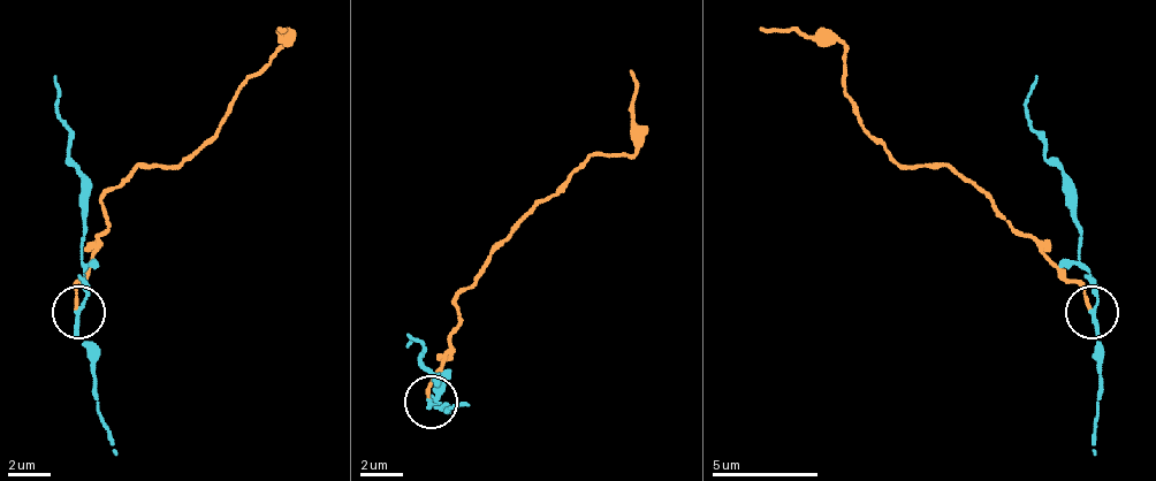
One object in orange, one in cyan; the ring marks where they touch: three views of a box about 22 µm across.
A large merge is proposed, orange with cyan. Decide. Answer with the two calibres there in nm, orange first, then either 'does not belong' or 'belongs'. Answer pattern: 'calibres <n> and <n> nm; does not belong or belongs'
calibres 140 and 150 nm; does not belong

